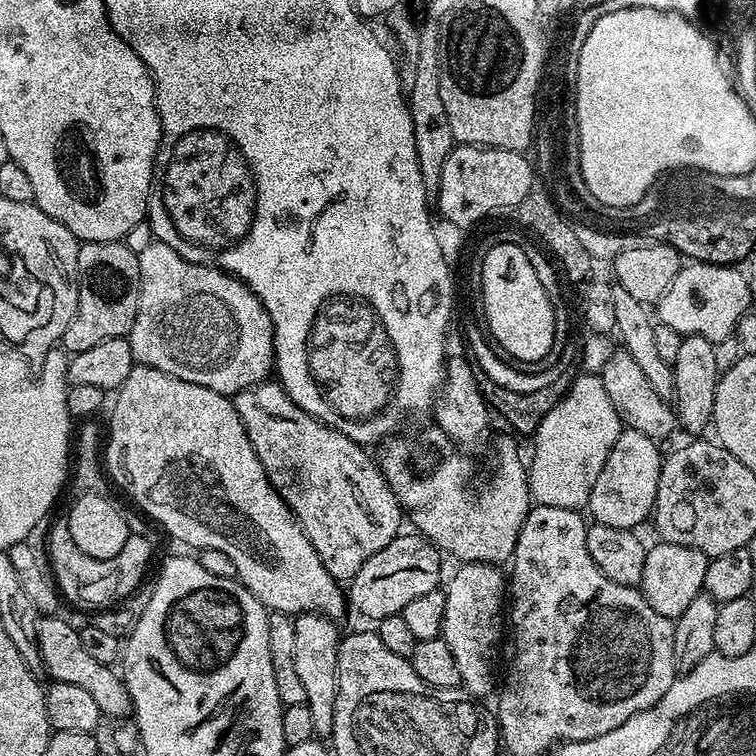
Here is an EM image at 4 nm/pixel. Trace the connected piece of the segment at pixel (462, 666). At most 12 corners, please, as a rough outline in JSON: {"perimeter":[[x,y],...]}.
{"perimeter":[[463,563],[441,637],[476,698],[495,691],[506,580]]}

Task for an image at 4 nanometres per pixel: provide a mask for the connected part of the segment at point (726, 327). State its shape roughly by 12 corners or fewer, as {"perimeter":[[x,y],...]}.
{"perimeter":[[688,262],[659,323],[720,346],[753,304],[739,267]]}

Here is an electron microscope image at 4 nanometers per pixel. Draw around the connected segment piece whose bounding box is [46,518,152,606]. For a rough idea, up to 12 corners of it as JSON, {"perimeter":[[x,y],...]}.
{"perimeter":[[67,519],[46,532],[56,586],[72,604],[112,606],[145,579],[152,544],[129,535],[114,558],[74,546]]}

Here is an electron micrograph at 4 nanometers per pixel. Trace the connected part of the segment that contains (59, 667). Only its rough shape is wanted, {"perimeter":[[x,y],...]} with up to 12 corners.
{"perimeter":[[60,614],[37,619],[43,671],[98,702],[131,713],[121,673],[82,650]]}

